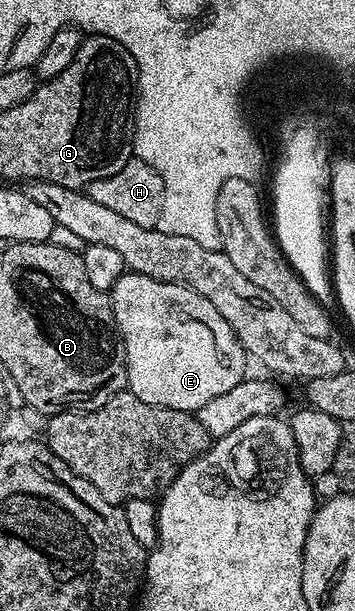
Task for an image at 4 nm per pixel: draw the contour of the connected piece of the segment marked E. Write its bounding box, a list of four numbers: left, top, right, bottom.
[110,273,250,413]

